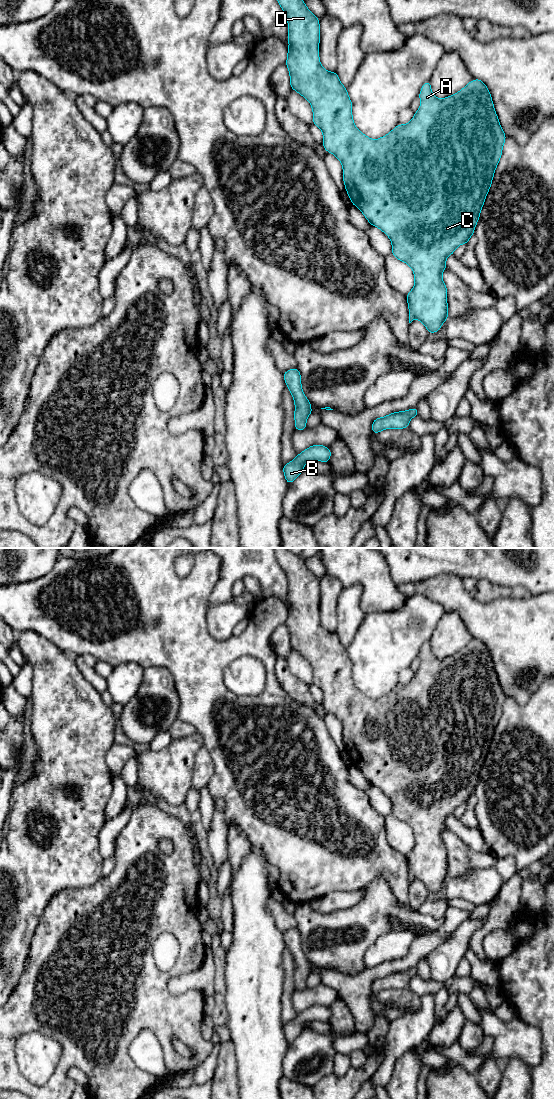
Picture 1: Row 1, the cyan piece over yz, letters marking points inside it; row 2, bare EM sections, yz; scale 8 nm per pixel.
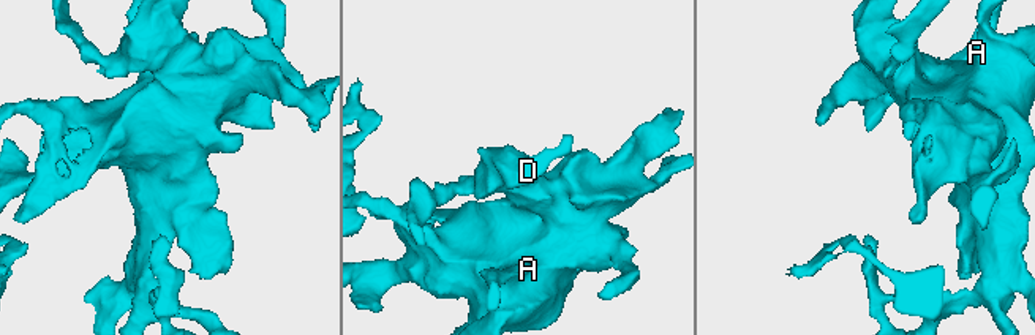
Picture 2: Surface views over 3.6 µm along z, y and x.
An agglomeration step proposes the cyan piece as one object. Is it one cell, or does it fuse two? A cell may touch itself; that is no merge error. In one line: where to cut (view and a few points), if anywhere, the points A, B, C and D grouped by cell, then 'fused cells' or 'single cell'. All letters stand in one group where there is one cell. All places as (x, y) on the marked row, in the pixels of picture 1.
cut none; groups A B C D; single cell

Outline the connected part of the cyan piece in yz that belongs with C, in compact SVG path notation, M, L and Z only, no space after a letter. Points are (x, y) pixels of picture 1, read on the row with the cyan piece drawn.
M302 0L277 1L288 21L289 48L285 64L291 88L310 102L313 124L323 132L323 147L342 164L343 181L352 205L360 209L370 225L378 227L391 239L392 255L412 268L415 284L406 296L409 323L420 320L429 333L436 333L448 319L447 288L442 279L442 273L447 269L446 257L453 255L459 245L467 244L473 235L506 139L491 94L480 79L475 79L453 96L439 99L432 93L430 81L425 82L419 93L420 108L412 120L405 125L399 124L386 136L372 140L354 124L347 88L341 84L336 72L328 72L320 64L320 19Z

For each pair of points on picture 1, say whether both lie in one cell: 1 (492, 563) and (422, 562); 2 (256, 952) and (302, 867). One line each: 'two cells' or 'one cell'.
1: one cell
2: two cells

